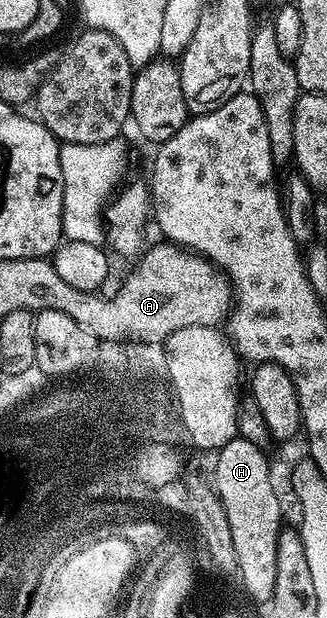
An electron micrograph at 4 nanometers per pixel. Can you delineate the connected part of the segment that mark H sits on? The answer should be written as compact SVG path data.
M230 440L218 449L215 460L215 482L213 488L218 493L227 514L234 525L235 546L240 555L243 575L250 585L251 593L257 597L273 594L273 581L277 579L277 538L283 512L279 509L279 496L271 481L271 468L267 465L268 453L253 446L253 442Z

